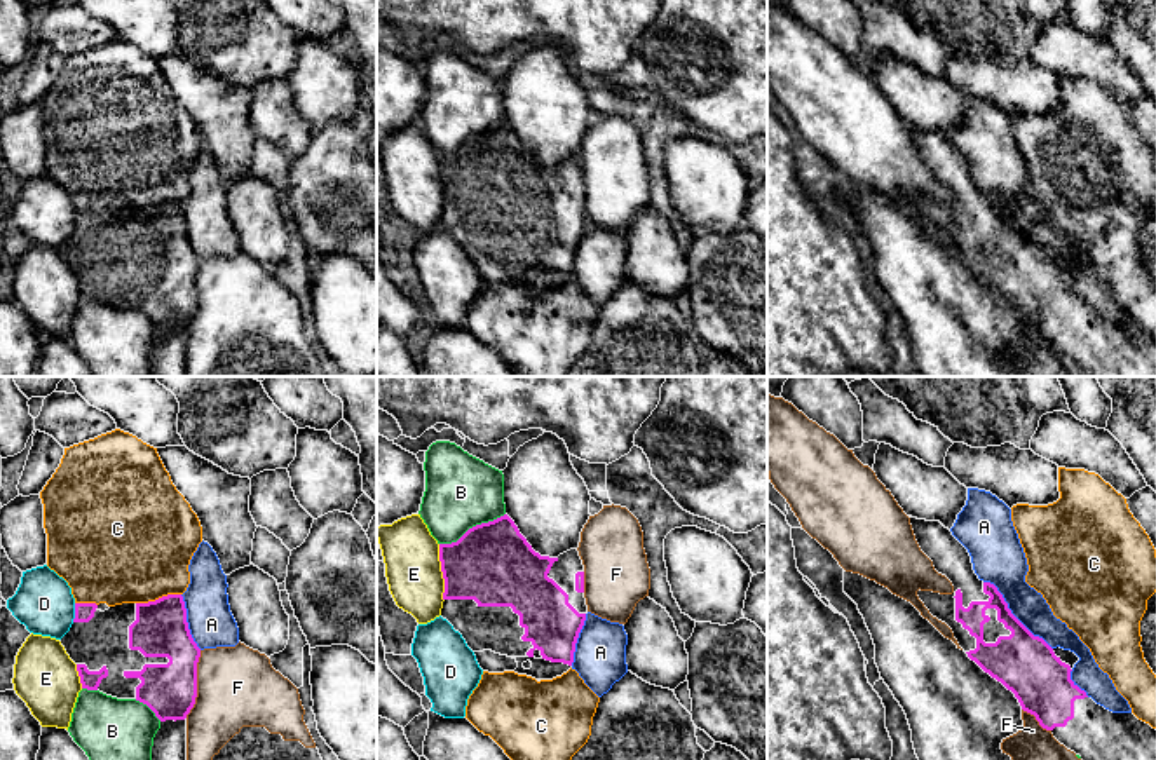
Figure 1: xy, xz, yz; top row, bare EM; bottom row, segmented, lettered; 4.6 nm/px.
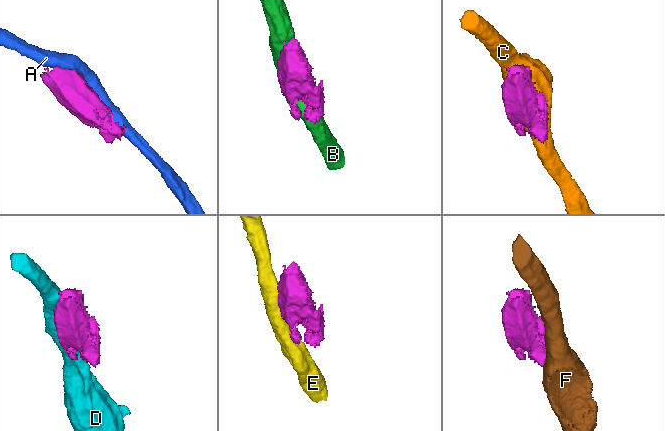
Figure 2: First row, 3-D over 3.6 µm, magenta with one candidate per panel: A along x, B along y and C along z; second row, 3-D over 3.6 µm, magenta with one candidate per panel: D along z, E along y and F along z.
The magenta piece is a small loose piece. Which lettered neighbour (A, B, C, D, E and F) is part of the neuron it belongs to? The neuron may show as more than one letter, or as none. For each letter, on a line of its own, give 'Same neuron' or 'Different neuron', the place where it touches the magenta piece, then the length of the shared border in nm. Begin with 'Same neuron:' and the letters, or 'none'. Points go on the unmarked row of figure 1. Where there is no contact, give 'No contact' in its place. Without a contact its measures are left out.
Same neuron: none
A: Different neuron. Touches magenta at yz (1012, 223). Shared border 440 nm
B: Different neuron. Touches magenta at xz (473, 136). Shared border 340 nm
C: Different neuron. Touches magenta at xy (159, 208). Shared border 220 nm
D: Different neuron. Touches magenta at xy (75, 222). Shared border 90 nm
E: Different neuron. Touches magenta at xz (442, 180). Shared border 260 nm
F: Different neuron. Touches magenta at xy (196, 293). Shared border 320 nm

